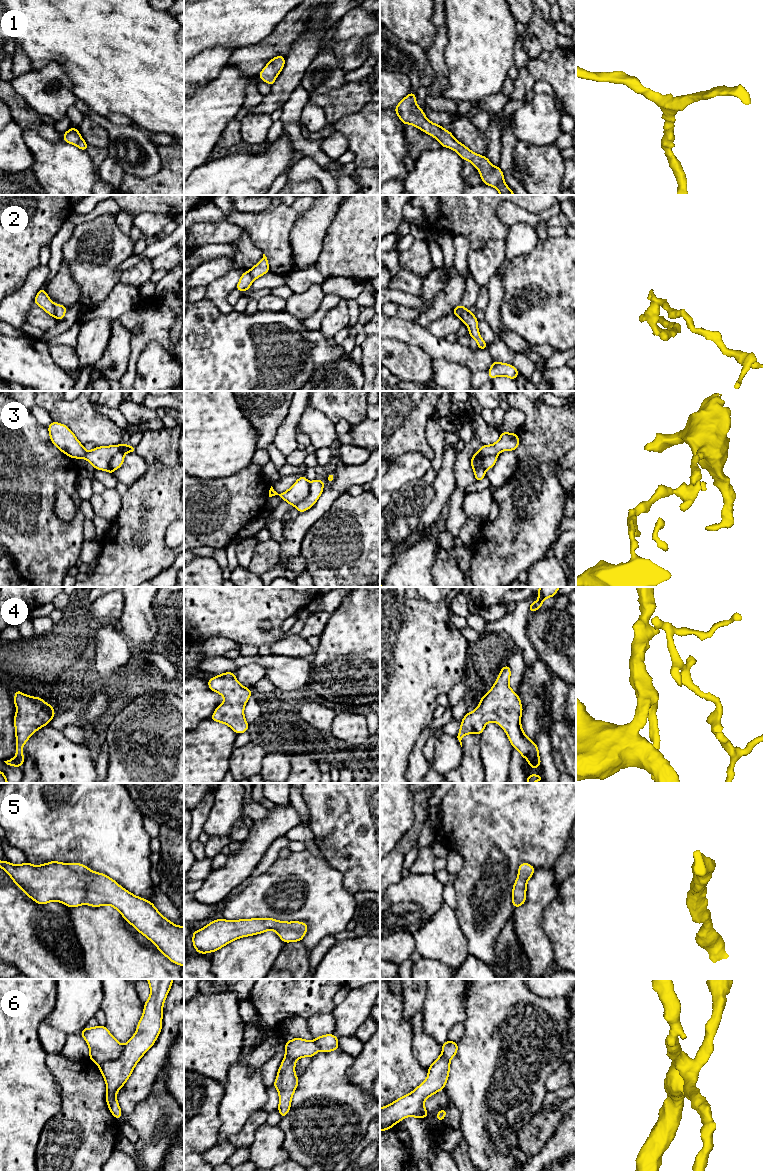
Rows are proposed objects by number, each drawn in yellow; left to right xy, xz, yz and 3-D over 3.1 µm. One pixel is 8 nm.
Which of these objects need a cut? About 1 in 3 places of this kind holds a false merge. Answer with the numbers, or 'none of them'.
2, 3, 6

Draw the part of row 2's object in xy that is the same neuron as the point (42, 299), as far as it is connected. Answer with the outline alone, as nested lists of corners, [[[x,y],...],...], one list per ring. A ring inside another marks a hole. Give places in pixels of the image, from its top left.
[[[41,288],[39,290],[38,294],[34,299],[34,303],[40,306],[50,316],[55,318],[54,303],[51,301],[44,288]]]

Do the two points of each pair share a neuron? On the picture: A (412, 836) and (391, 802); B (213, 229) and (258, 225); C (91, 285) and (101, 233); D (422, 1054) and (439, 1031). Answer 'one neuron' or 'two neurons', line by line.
A: two neurons
B: two neurons
C: one neuron
D: two neurons

